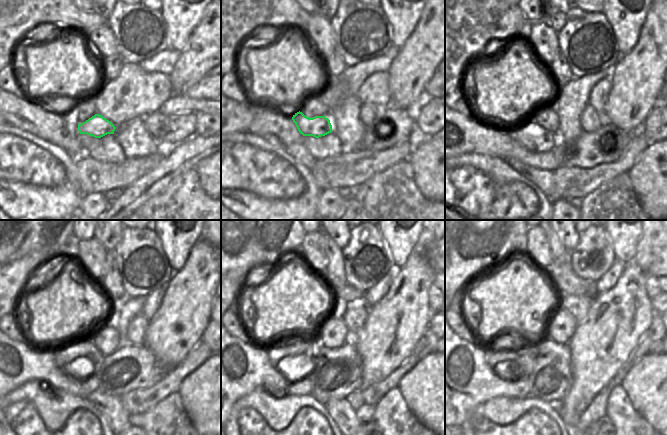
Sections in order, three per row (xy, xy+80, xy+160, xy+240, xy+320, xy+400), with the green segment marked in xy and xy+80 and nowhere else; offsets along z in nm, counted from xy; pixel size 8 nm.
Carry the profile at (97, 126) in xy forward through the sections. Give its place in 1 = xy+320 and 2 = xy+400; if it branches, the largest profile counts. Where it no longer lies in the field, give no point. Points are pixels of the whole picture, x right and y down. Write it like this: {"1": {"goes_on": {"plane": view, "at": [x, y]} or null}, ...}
{"1": {"goes_on": {"plane": "xy+320", "at": [297, 356]}}, "2": {"goes_on": {"plane": "xy+400", "at": [519, 360]}}}

